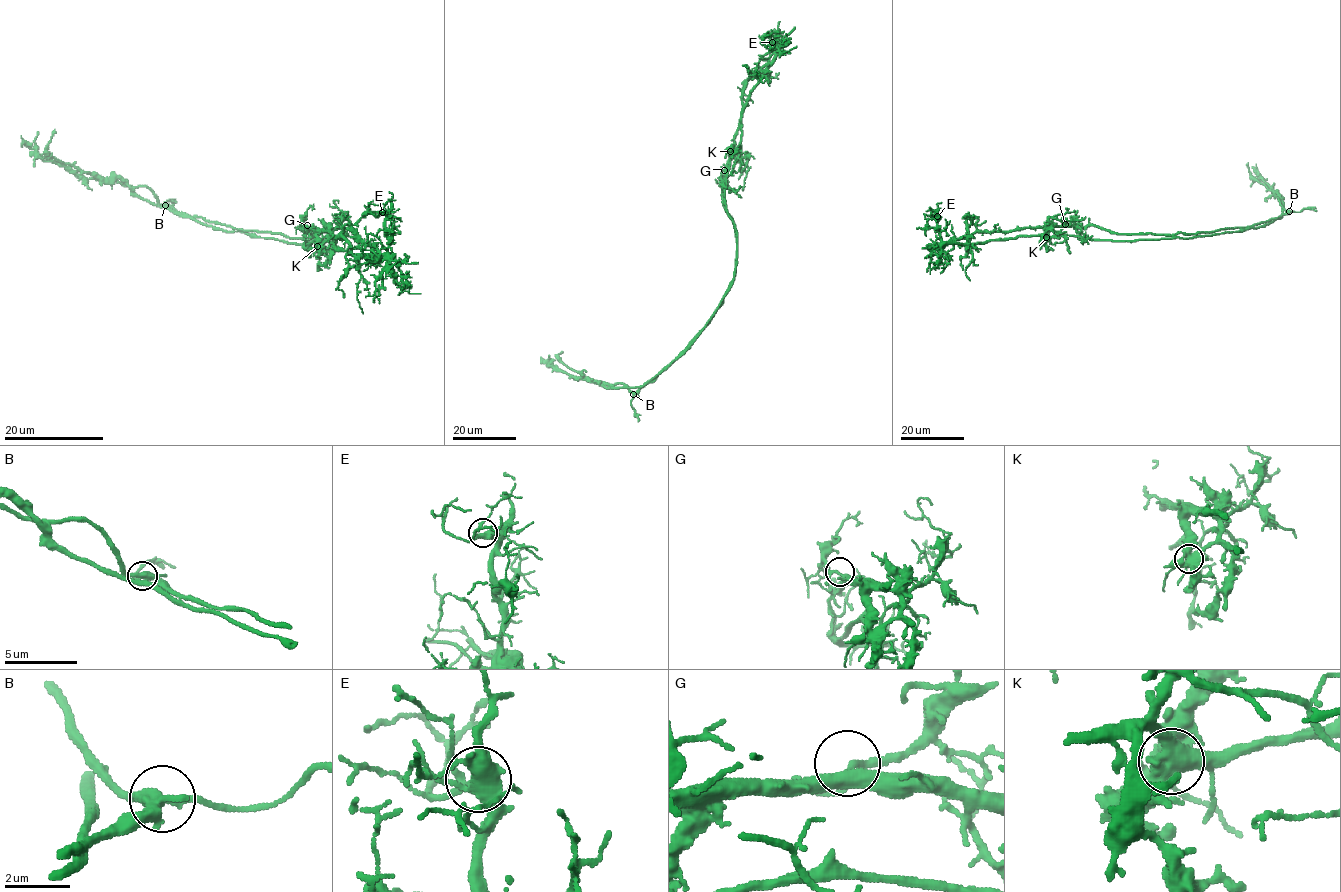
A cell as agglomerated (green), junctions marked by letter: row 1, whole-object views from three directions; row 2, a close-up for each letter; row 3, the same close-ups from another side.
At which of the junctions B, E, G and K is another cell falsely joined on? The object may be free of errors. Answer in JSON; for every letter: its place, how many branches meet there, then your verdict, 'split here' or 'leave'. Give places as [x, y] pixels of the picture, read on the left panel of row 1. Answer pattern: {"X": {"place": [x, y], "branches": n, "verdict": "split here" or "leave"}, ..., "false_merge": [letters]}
{"B": {"place": [165, 205], "branches": 4, "verdict": "leave"}, "E": {"place": [382, 212], "branches": 4, "verdict": "leave"}, "G": {"place": [307, 225], "branches": 4, "verdict": "leave"}, "K": {"place": [317, 246], "branches": 7, "verdict": "split here"}, "false_merge": ["K"]}

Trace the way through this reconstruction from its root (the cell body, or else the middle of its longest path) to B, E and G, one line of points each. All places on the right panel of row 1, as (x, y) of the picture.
B: (1159, 239), (1242, 232), (1247, 227), (1280, 218), (1289, 211)
E: (1159, 239), (1100, 240), (1041, 234), (976, 244), (944, 243), (937, 216)
G: (1159, 239), (1085, 239), (1075, 227), (1065, 224)

